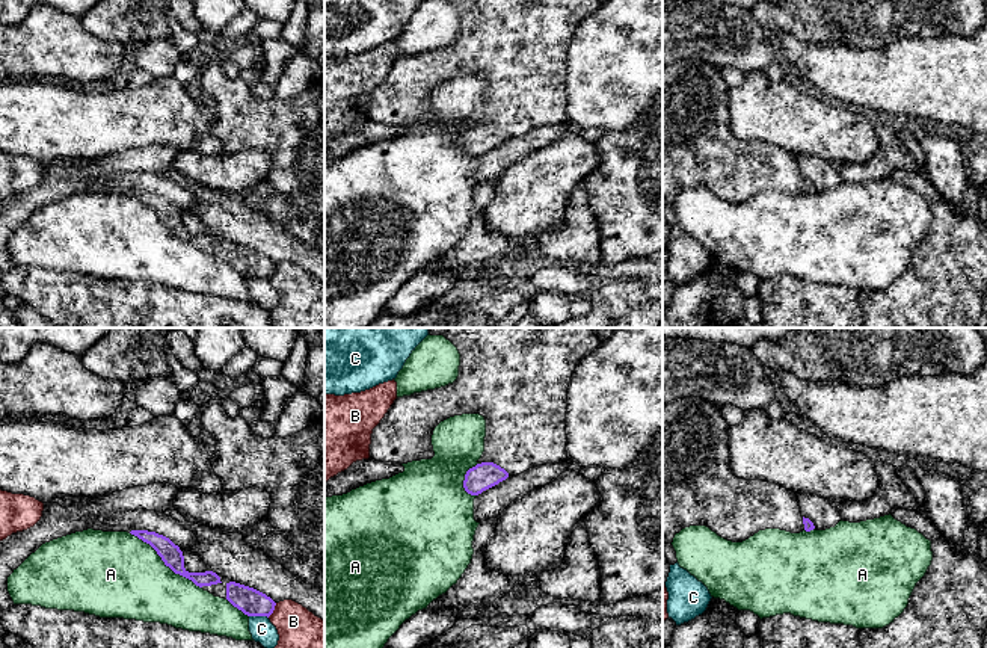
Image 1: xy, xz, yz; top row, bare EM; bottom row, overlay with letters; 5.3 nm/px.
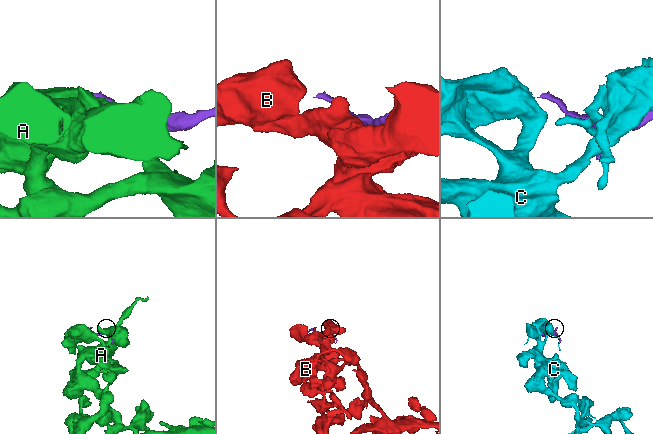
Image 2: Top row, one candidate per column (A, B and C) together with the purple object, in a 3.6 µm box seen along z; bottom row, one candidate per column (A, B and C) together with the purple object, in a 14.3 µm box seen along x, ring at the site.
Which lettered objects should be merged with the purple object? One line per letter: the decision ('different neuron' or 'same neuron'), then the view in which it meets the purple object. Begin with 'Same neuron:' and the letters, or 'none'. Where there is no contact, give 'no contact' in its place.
Same neuron: none
A: different neuron; contact in xy
B: different neuron; contact in xy
C: different neuron; contact in xy

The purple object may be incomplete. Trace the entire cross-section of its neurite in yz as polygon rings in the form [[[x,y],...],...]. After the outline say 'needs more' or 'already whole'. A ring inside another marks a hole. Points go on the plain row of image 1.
[[[797,156],[804,192],[826,192],[835,189],[842,180],[836,165],[816,156]]] | needs more

